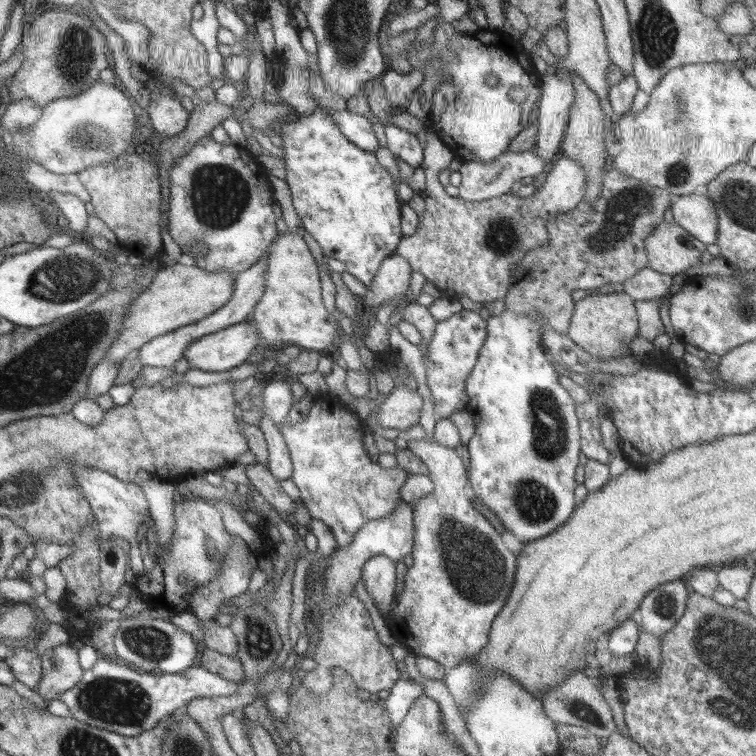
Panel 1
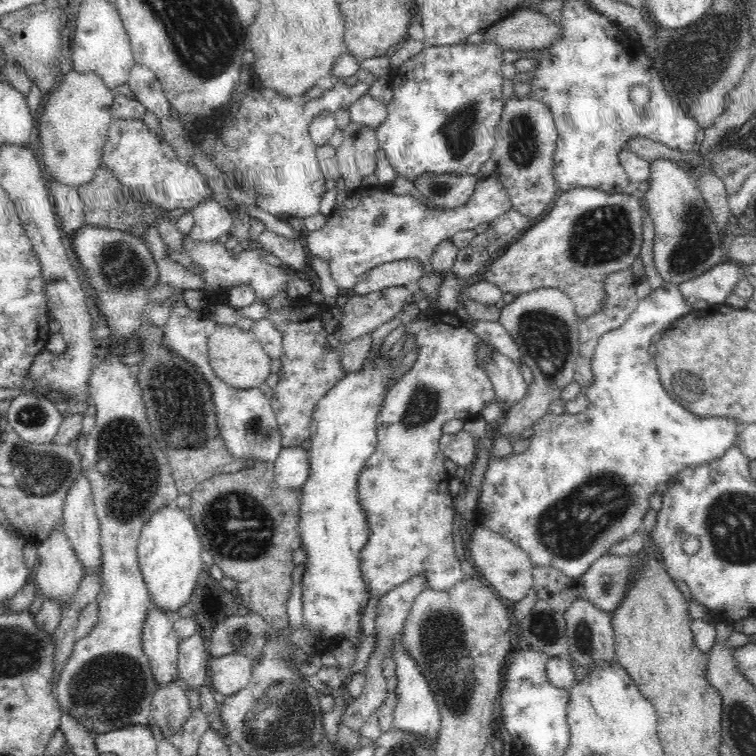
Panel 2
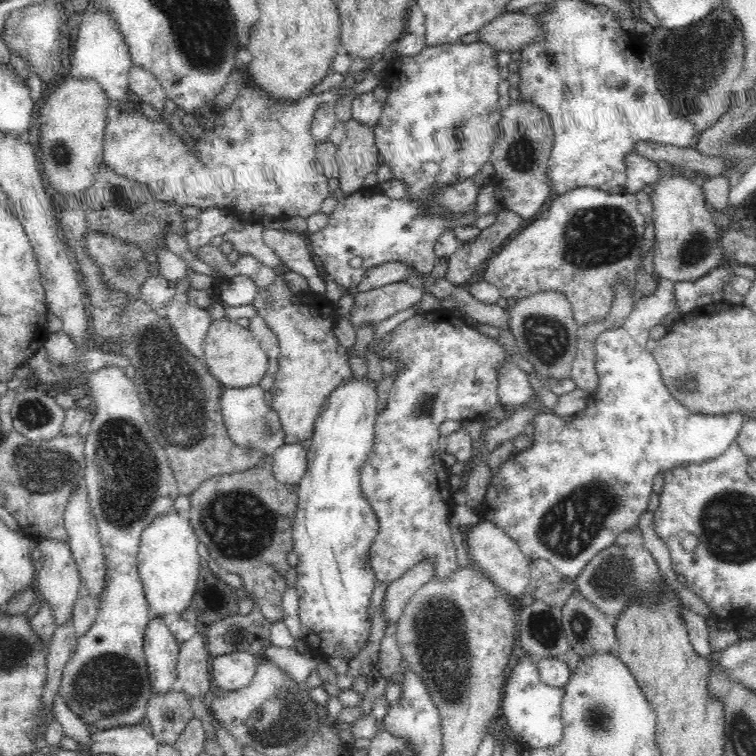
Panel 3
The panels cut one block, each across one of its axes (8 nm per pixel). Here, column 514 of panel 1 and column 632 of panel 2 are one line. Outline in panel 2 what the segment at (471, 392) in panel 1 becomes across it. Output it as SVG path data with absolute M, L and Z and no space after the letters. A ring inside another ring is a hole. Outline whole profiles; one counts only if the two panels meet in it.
M664 282L664 286L660 290L654 290L650 296L640 300L636 310L626 320L626 324L622 324L622 328L616 328L616 330L606 332L606 334L600 336L600 342L598 342L596 352L594 352L594 362L592 362L594 378L592 378L592 384L584 390L584 394L588 396L588 408L584 412L580 412L580 414L564 414L564 416L554 416L552 412L544 414L542 420L538 420L532 426L534 434L530 438L530 448L526 452L522 452L522 454L514 454L512 452L506 458L492 458L492 444L494 444L494 440L486 432L486 424L488 422L484 418L468 420L462 430L472 434L472 438L480 438L480 442L484 444L484 448L488 450L488 456L490 456L488 458L488 468L486 468L486 474L484 474L484 480L482 480L482 486L480 486L480 494L478 494L478 506L476 506L478 518L476 518L476 524L480 524L480 526L484 526L484 528L488 528L492 532L498 532L500 536L504 536L510 542L518 544L532 558L532 566L552 566L552 568L560 570L564 576L570 576L570 578L578 580L590 568L590 564L594 564L594 560L598 560L600 556L610 552L610 546L614 546L614 544L618 544L622 540L628 540L630 536L634 536L636 532L642 530L644 516L652 510L650 508L650 498L658 492L658 484L668 482L670 476L682 472L682 468L698 468L702 464L710 464L712 460L722 458L734 446L734 442L736 442L736 438L738 438L738 434L742 430L742 424L732 420L732 418L698 418L696 414L686 410L682 404L678 404L666 392L666 388L664 388L664 384L660 380L658 364L656 364L656 360L648 352L650 346L652 346L652 336L654 334L662 334L676 320L680 320L684 314L690 314L690 312L692 312L692 306L688 306L688 302L684 300L684 296L680 292L680 286L670 284L670 282Z

